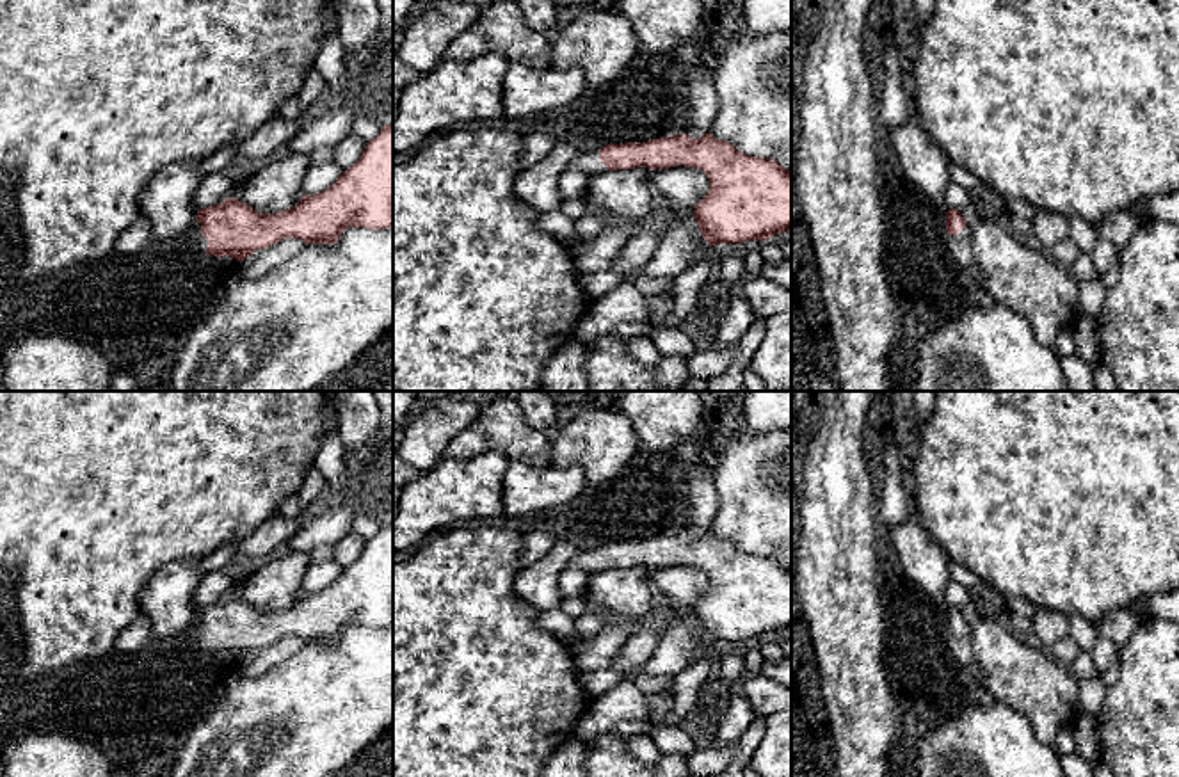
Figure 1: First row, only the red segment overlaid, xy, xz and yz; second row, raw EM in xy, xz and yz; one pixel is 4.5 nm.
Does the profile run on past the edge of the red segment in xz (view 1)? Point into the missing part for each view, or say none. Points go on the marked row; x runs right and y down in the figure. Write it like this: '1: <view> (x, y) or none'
1: xz (587, 162)

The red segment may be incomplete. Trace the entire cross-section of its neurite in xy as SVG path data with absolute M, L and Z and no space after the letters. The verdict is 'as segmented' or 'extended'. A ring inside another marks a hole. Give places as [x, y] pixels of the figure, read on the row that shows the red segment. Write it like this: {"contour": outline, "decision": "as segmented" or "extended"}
{"contour": "M393 123L386 124L357 162L341 171L325 190L279 213L258 213L229 197L201 208L183 231L181 244L210 256L244 261L285 238L304 244L336 244L347 228L393 226Z", "decision": "extended"}

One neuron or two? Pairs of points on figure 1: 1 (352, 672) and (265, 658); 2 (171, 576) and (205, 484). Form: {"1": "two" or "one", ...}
{"1": "two", "2": "two"}

